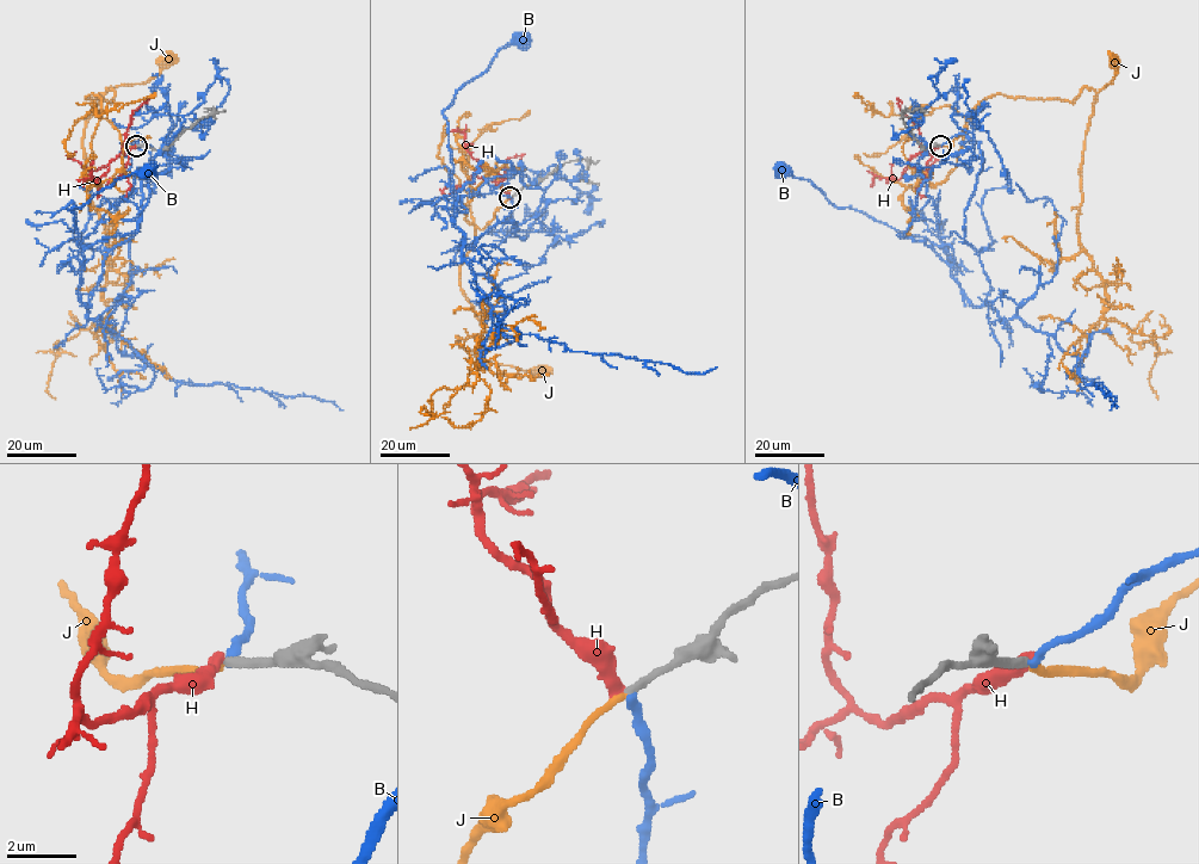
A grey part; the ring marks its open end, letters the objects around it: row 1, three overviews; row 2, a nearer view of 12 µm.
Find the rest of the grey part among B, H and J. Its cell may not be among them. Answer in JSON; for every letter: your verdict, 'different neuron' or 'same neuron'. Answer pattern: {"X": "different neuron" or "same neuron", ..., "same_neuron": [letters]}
{"B": "different neuron", "H": "different neuron", "J": "same neuron", "same_neuron": ["J"]}

